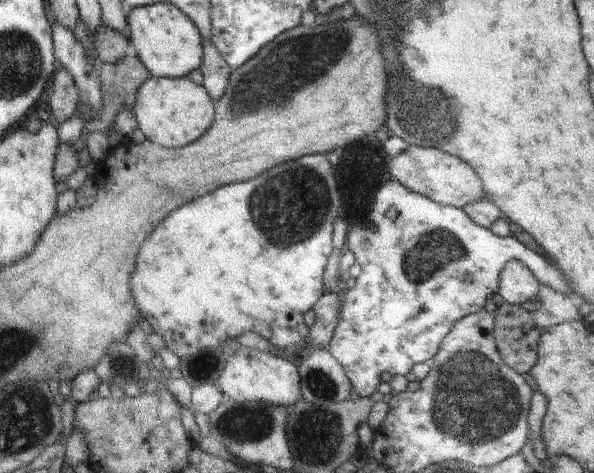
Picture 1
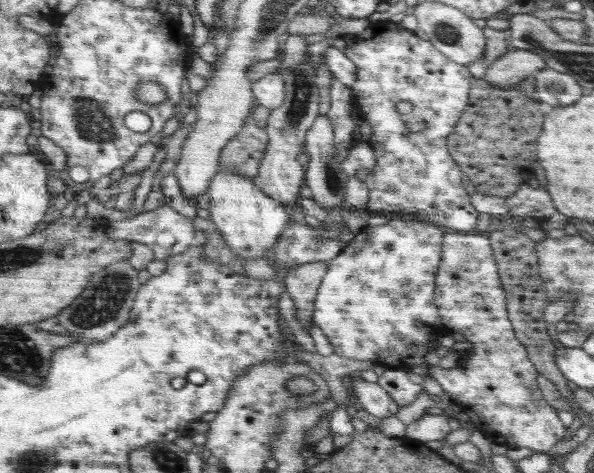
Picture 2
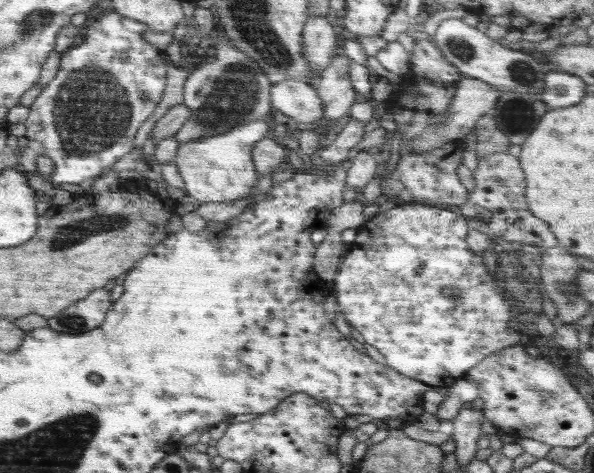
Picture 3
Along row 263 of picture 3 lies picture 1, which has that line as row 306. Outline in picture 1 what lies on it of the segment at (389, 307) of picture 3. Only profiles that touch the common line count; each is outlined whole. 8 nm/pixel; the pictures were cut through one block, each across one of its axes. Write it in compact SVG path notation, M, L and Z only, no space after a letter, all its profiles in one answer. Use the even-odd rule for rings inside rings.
M374 142L352 143L342 149L338 166L334 166L340 204L345 210L340 212L340 216L347 220L349 226L345 249L354 252L361 273L353 288L342 289L340 293L340 322L327 349L342 365L353 389L362 398L378 391L384 372L406 376L415 364L434 360L442 339L454 323L467 314L484 309L490 296L497 297L499 274L509 261L520 261L540 283L548 284L566 296L570 294L566 278L546 258L538 256L516 238L500 237L476 224L463 209L438 204L392 180L387 176L390 172L388 162L390 156L382 146L374 146Z

